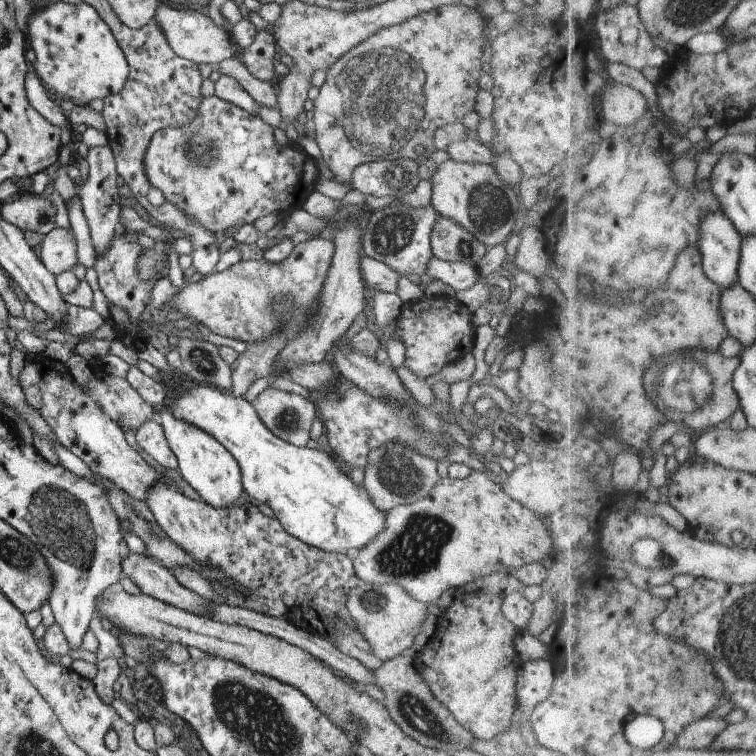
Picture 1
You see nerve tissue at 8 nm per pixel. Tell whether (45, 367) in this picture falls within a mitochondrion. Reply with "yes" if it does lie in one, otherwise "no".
no

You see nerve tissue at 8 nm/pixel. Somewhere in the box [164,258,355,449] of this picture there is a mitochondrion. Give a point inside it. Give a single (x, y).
(281, 297)

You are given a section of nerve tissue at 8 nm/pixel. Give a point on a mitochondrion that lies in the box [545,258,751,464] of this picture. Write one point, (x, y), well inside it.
(696, 384)

